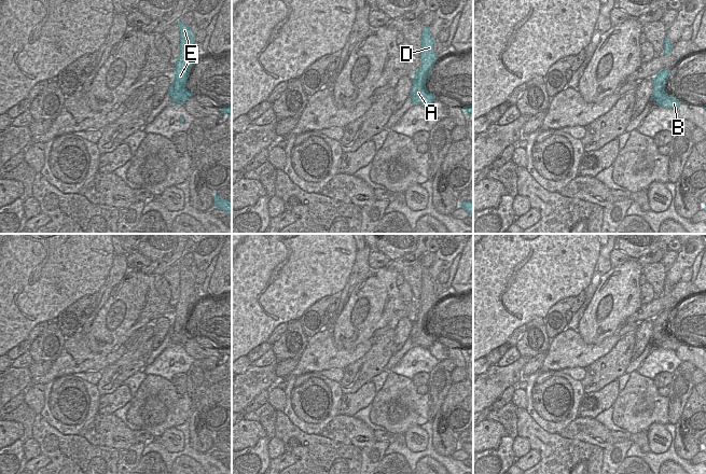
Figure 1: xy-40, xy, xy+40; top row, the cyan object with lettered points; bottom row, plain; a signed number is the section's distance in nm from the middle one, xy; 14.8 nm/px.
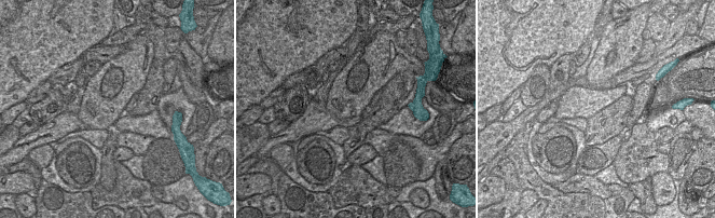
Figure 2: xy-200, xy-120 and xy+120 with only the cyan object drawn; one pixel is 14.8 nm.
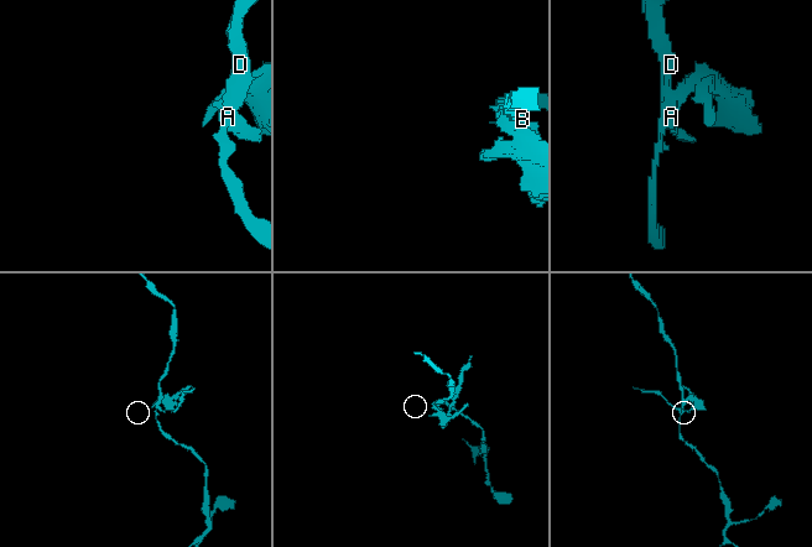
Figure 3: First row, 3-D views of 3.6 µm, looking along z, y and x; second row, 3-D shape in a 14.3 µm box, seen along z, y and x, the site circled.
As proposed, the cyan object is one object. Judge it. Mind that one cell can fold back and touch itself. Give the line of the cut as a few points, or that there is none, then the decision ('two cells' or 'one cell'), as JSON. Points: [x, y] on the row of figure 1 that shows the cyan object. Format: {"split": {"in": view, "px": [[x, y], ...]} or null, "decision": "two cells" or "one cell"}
{"split": {"in": "xy", "px": [[428, 73], [423, 79], [415, 80]]}, "decision": "two cells"}

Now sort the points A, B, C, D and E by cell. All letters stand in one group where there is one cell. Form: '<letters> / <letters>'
A B / C D E

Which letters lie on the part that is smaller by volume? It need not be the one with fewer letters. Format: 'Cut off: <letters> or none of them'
Cut off: A, B

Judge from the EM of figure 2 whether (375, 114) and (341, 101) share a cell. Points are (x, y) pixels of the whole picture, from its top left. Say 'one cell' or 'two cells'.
two cells

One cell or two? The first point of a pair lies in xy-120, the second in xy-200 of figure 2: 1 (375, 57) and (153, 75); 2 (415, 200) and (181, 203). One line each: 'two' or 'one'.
1: two
2: one

